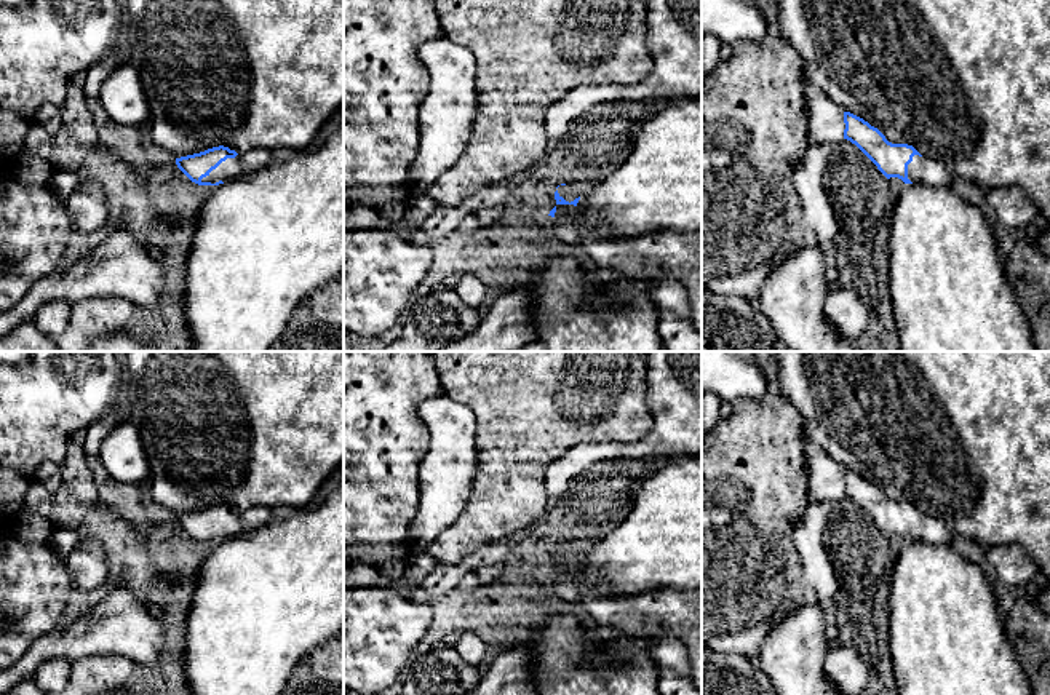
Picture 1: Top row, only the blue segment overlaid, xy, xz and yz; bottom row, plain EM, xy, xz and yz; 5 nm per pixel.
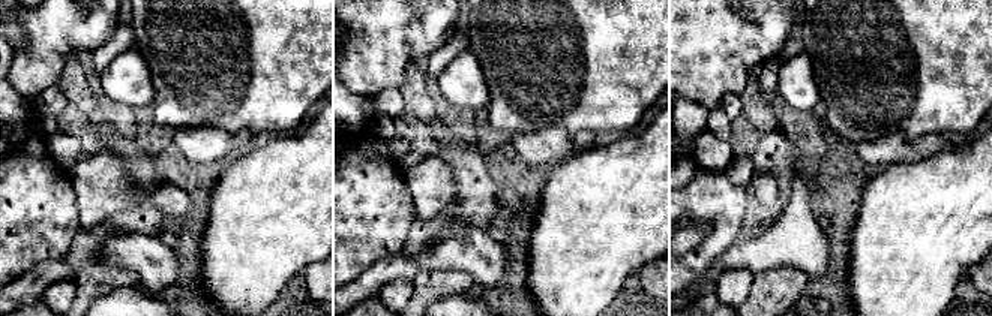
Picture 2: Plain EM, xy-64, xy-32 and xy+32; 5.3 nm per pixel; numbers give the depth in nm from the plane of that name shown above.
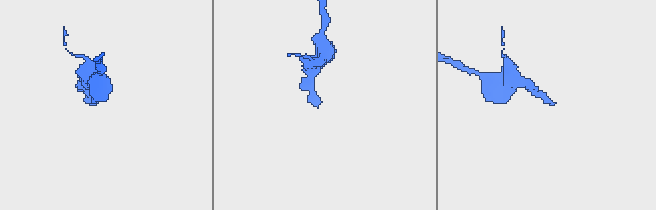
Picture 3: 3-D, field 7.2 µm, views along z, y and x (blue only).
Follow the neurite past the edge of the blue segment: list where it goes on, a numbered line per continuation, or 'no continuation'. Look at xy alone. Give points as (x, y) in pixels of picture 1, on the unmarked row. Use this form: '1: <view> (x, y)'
1: xy (242, 523)

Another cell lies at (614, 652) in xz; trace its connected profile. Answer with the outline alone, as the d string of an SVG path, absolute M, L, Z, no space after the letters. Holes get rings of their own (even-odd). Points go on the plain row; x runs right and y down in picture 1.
M617 636L598 645L590 663L593 666L623 666L641 649L642 642L630 636Z

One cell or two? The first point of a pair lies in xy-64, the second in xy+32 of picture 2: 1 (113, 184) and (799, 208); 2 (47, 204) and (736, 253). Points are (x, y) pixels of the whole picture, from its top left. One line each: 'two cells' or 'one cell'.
1: two cells
2: two cells

